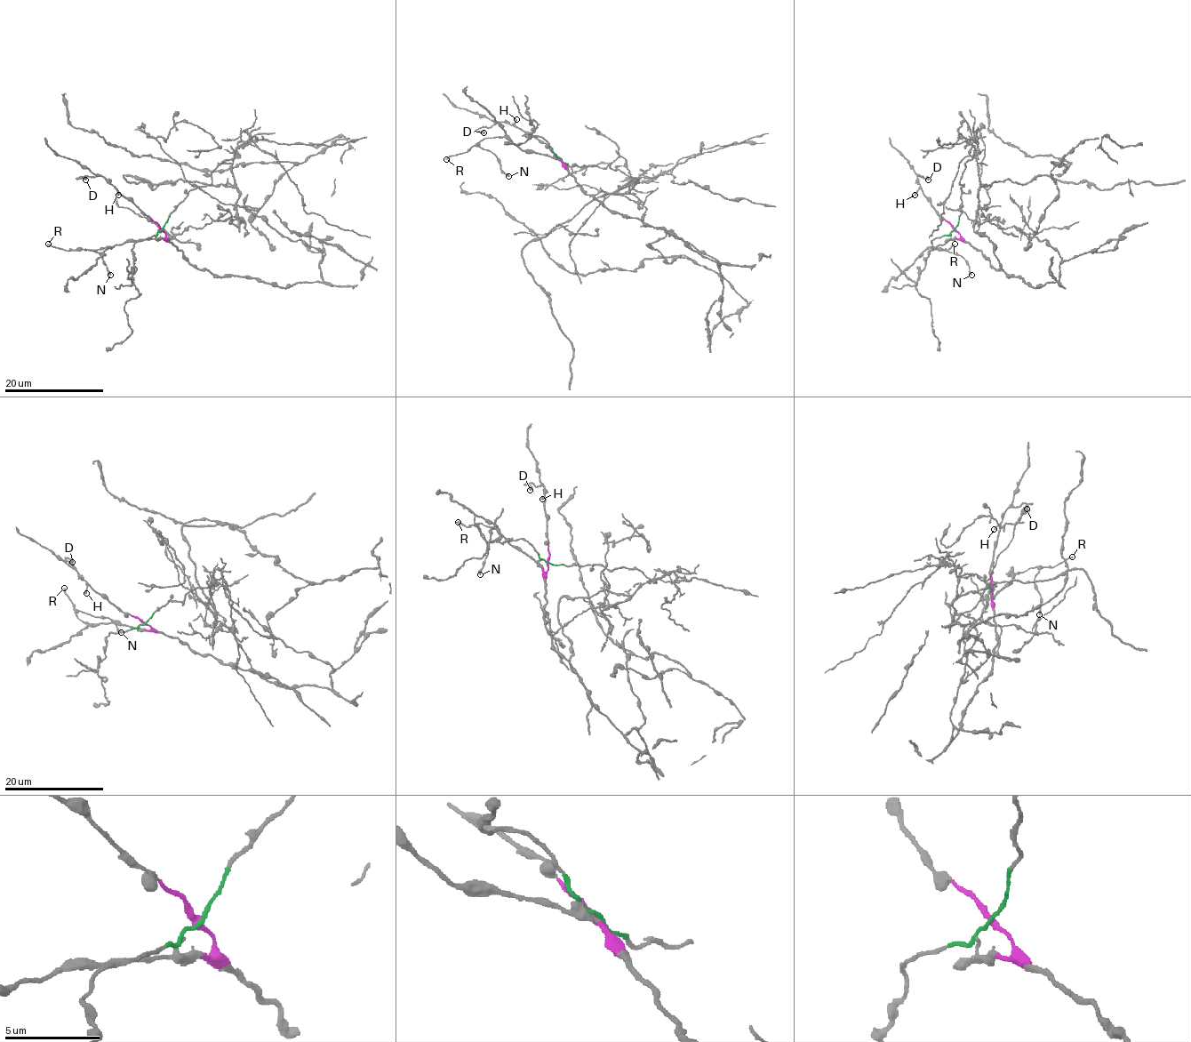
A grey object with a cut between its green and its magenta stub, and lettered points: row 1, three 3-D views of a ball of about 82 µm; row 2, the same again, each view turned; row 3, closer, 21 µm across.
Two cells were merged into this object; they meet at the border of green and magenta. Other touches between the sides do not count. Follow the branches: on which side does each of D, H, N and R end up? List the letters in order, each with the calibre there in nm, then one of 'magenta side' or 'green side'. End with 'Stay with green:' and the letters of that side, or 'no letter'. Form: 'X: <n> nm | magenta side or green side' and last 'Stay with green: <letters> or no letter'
D: 400 nm | magenta side
H: 190 nm | magenta side
N: 340 nm | magenta side
R: 180 nm | magenta side
Stay with green: no letter

